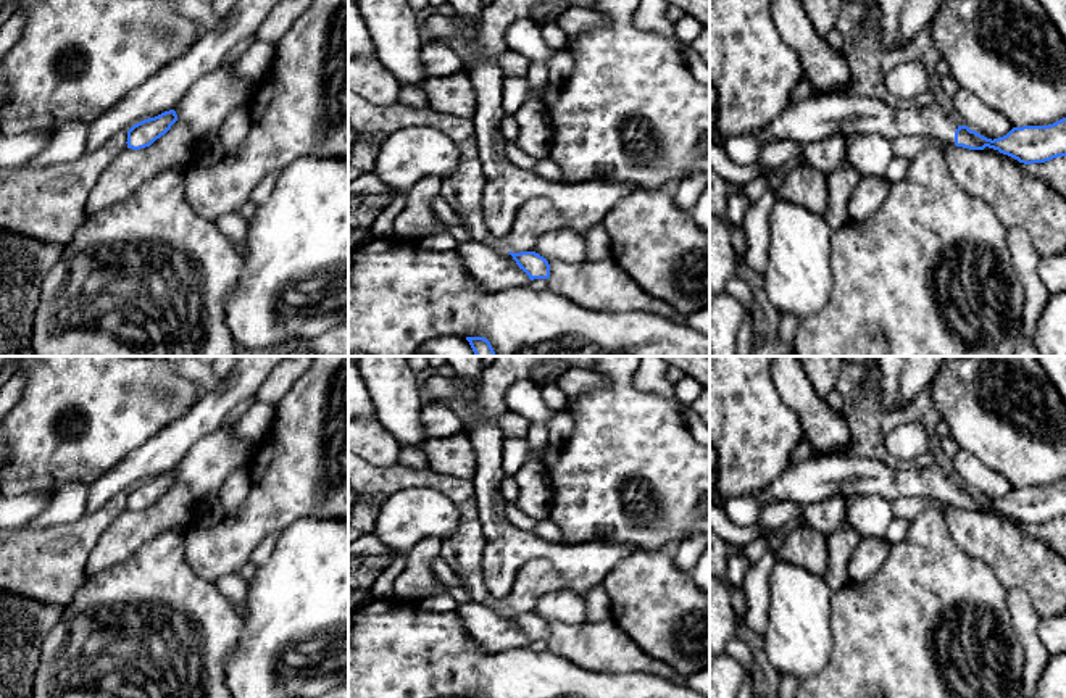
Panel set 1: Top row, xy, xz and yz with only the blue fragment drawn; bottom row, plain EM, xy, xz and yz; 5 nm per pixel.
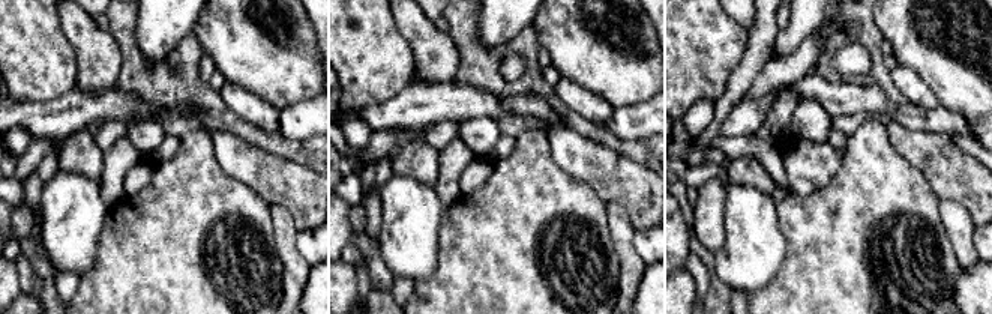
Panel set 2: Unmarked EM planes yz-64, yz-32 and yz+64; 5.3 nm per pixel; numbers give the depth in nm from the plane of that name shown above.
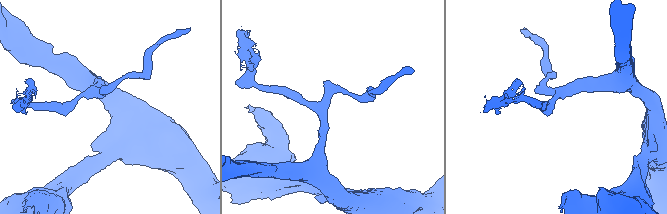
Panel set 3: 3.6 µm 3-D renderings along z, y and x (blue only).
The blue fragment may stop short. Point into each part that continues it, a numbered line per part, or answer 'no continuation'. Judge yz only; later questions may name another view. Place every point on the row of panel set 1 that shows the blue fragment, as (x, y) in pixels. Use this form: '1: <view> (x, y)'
1: yz (820, 116)

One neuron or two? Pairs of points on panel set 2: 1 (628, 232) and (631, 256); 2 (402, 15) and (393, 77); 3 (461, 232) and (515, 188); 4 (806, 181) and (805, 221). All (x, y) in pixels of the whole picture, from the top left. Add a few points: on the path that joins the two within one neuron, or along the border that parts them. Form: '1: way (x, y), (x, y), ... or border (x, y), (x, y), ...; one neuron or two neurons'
1: way (626, 238), (626, 250); one neuron
2: border (392, 15), (398, 30), (413, 51), (413, 65); two neurons
3: way (474, 229), (502, 202); one neuron
4: border (833, 175), (823, 187), (806, 196), (790, 193); two neurons

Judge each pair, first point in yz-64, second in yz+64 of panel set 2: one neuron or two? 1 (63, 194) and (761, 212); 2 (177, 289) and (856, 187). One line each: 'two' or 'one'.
1: one
2: one

